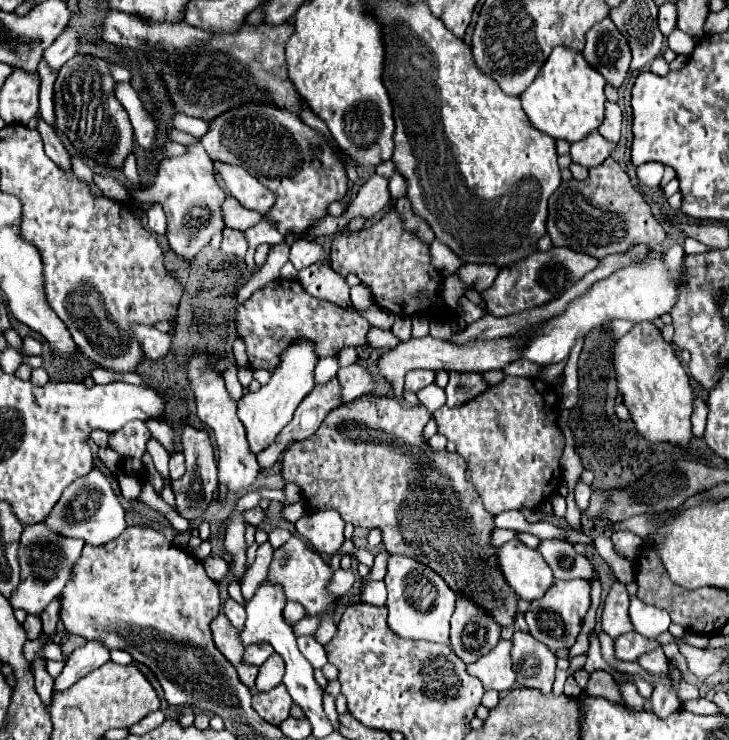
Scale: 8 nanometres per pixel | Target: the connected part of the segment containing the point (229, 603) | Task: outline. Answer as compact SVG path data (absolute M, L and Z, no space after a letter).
M233 598L225 600L225 616L229 618L229 622L241 632L245 626L245 608L241 604L237 604Z

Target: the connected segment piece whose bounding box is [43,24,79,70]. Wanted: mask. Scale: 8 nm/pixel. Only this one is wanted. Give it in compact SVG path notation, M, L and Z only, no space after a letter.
M67 24L65 30L57 36L55 44L51 44L47 48L47 52L43 52L43 58L51 64L51 68L59 70L67 60L71 60L77 54L77 32L73 28L73 24Z

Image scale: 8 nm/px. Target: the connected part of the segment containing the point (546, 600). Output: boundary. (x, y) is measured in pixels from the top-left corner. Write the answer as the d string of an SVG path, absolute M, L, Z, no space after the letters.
M555 580L555 584L547 590L543 598L531 602L531 608L525 612L525 620L529 624L529 632L539 642L547 644L547 648L551 648L553 652L569 650L581 632L581 624L589 606L591 598L587 580Z

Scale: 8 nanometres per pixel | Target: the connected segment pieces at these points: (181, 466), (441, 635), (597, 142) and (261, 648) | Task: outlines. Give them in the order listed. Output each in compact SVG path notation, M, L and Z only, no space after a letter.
M177 452L177 454L171 456L169 468L171 468L171 478L173 478L173 480L177 480L179 476L185 474L185 460L183 460L183 454L181 454L181 452Z
M393 554L387 560L387 608L389 608L389 628L401 636L411 640L429 640L447 644L449 640L449 618L455 608L455 592L447 588L445 580L431 572L427 566L411 560L409 556Z
M597 130L591 132L591 136L587 136L587 140L579 140L575 144L571 144L571 162L581 164L585 168L595 168L599 164L603 164L603 160L611 154L611 150L615 148L613 142L609 142L607 138L603 138Z
M263 642L263 644L249 644L245 648L245 660L251 662L251 664L255 664L255 666L261 666L273 652L275 650L267 642Z

